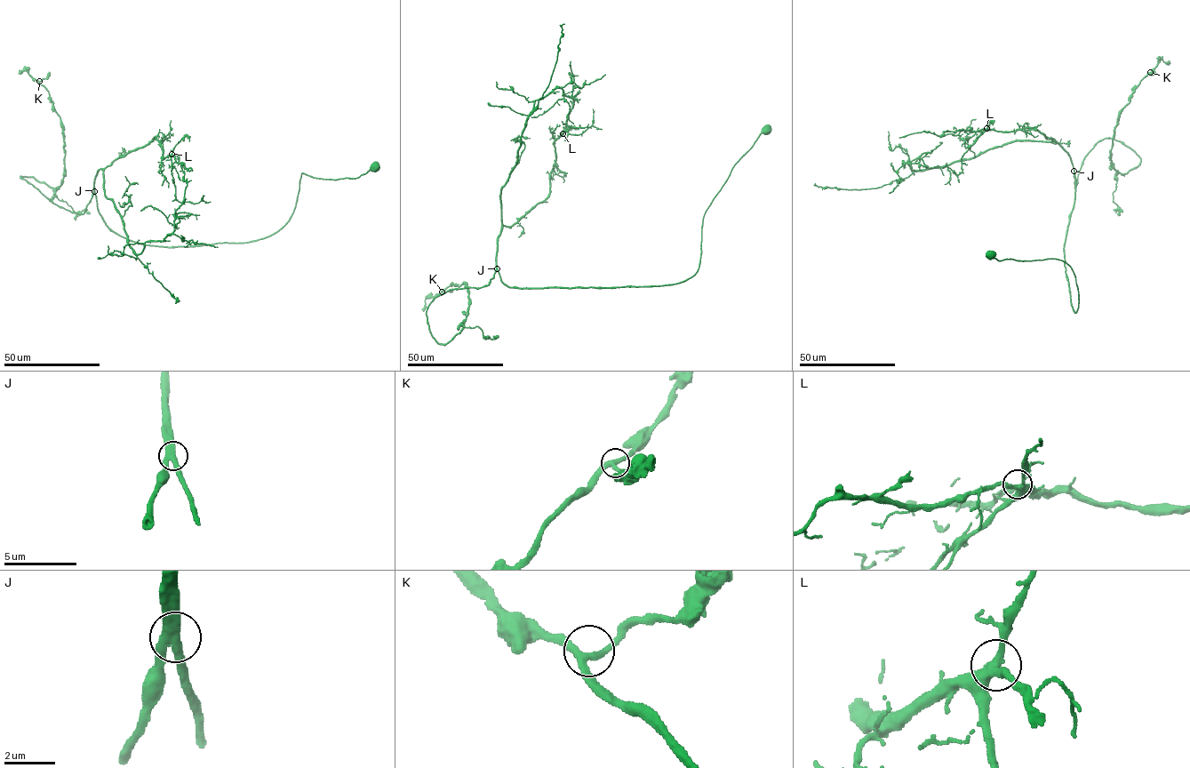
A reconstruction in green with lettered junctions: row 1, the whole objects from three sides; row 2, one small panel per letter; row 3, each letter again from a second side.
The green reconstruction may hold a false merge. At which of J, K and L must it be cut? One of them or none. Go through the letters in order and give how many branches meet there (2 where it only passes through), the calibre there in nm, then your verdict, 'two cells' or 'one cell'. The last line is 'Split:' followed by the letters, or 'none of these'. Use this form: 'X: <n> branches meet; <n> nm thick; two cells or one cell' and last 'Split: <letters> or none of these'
J: 3 branches meet; 360 nm thick; one cell
K: 3 branches meet; 280 nm thick; one cell
L: 3 branches meet; 340 nm thick; one cell
Split: none of these

